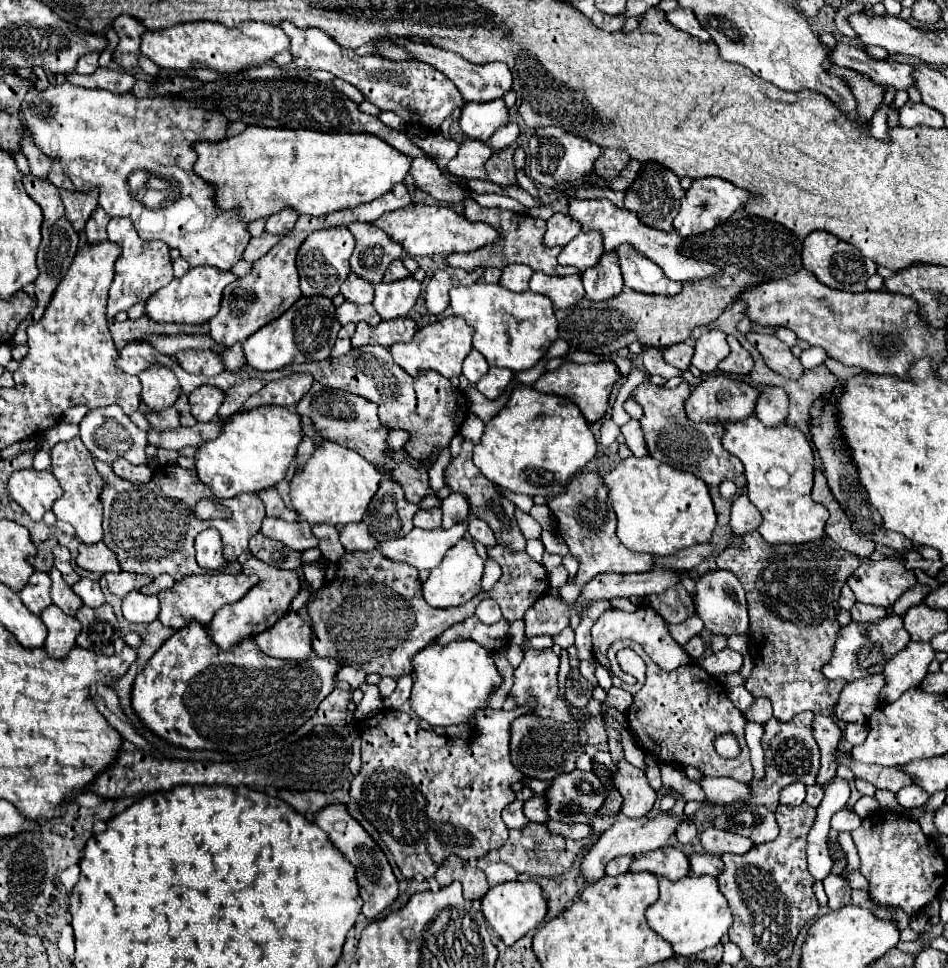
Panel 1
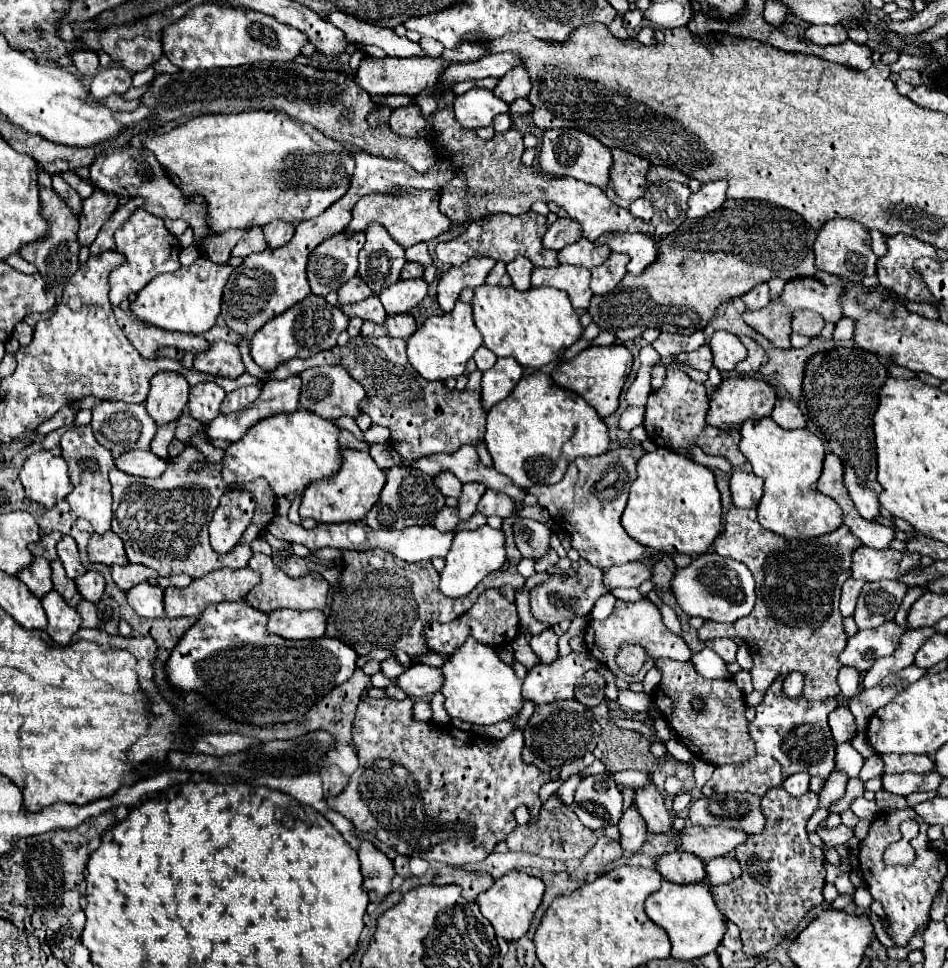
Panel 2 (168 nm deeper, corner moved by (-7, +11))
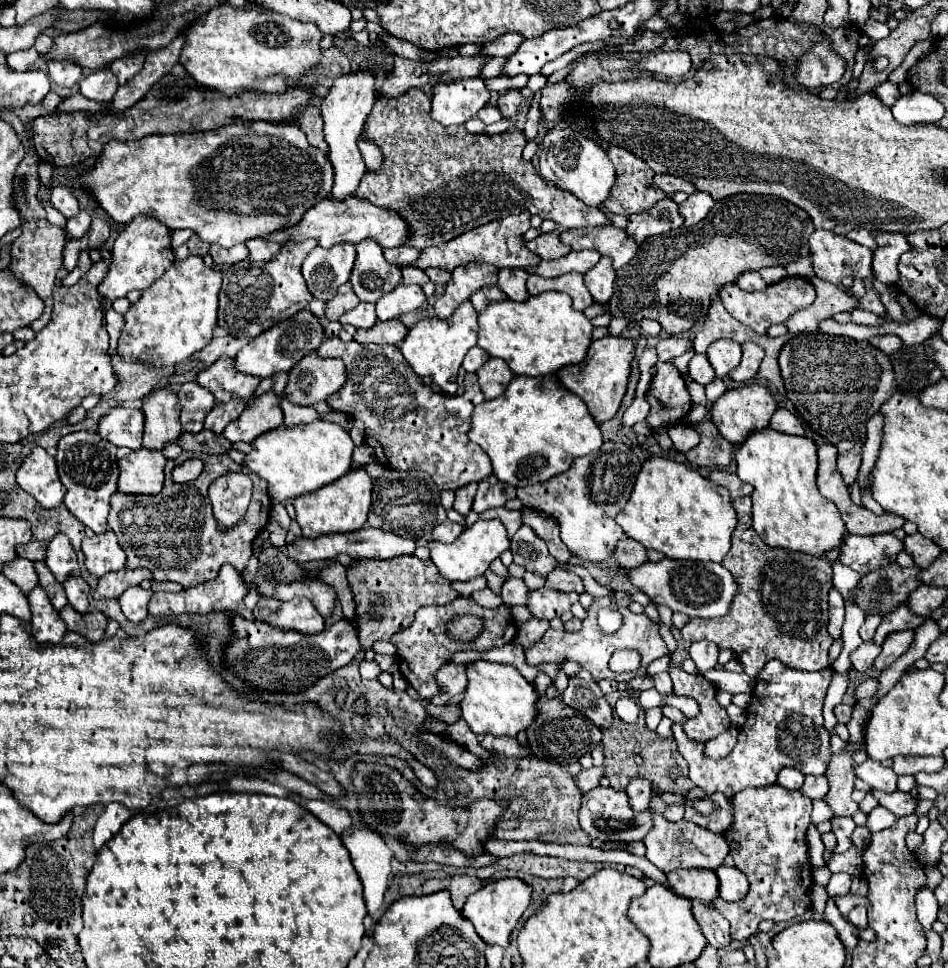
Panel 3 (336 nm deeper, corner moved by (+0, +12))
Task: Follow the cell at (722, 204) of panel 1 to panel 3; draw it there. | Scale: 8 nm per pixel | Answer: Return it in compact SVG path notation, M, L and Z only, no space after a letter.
M697 192L697 194L689 196L679 206L679 212L681 212L683 220L685 220L685 226L693 226L693 224L701 222L709 214L709 210L713 208L713 204L715 202L713 202L711 194L707 194L707 192Z

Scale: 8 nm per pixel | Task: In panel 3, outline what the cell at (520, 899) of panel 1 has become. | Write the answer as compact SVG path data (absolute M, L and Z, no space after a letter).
M503 878L489 882L477 894L469 896L461 914L473 924L475 932L481 936L485 944L499 944L503 948L509 946L509 934L517 926L519 918L531 904L531 886L519 878Z

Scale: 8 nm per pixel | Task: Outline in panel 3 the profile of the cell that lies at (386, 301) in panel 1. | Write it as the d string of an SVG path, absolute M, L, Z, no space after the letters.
M399 284L393 292L383 294L377 302L377 318L383 320L391 320L391 318L399 318L407 312L417 310L421 304L425 302L425 294L421 290L421 286L405 286Z

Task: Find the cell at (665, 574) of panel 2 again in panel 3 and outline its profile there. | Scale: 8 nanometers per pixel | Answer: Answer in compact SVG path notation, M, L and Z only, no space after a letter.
M623 536L621 542L617 542L617 550L615 550L615 560L625 568L637 568L643 562L647 562L647 550L645 546L641 546L639 542L635 542L633 538Z

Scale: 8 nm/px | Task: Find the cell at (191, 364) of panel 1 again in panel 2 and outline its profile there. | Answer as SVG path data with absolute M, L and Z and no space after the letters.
M212 343L208 351L196 353L194 369L202 373L210 373L210 375L232 377L232 379L246 371L240 351L232 343Z

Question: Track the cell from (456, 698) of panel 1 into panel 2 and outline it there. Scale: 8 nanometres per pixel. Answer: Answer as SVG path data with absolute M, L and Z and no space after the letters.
M466 639L464 645L460 645L440 669L444 675L440 693L444 695L444 709L452 719L494 725L522 709L522 681L514 675L510 665L500 661L492 647L476 643L476 639Z

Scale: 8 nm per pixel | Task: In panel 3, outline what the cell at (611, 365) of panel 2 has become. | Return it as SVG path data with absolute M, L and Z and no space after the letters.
M607 336L601 340L595 340L587 352L587 358L577 364L577 366L567 366L561 372L557 372L561 384L577 394L583 402L587 402L587 408L591 412L591 416L595 418L597 424L611 420L619 406L621 400L627 392L627 382L629 382L629 374L631 374L631 360L635 356L635 348L633 342L629 338L623 336Z

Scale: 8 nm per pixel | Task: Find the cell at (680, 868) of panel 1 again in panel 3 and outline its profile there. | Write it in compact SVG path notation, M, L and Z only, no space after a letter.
M673 870L667 874L667 878L675 894L679 896L685 896L689 900L699 898L707 904L711 904L713 898L717 898L719 882L717 874L711 870Z

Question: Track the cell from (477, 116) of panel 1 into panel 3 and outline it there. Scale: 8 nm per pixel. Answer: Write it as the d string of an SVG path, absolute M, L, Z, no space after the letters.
M469 78L453 84L435 84L431 96L431 118L443 126L465 124L489 102L483 78Z

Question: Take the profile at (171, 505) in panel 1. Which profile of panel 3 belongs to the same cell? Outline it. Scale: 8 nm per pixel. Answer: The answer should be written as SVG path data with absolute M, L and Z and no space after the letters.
M183 452L177 460L169 460L167 466L165 466L165 486L163 486L163 492L157 494L157 496L135 496L135 494L121 494L121 492L113 494L111 514L109 514L109 528L117 534L119 544L121 544L121 548L127 554L127 568L131 568L131 570L133 568L149 568L153 572L155 580L159 580L159 582L177 582L183 588L193 588L193 586L197 586L201 582L213 580L223 564L231 564L239 572L245 570L249 558L253 556L253 548L251 548L253 540L265 528L265 524L269 520L271 504L269 504L269 498L267 498L267 482L261 480L257 474L251 474L255 490L253 490L253 498L251 498L251 504L247 508L247 514L235 526L231 526L227 530L221 530L217 526L217 520L211 514L211 502L209 502L209 496L207 496L207 488L221 474L227 474L227 472L245 472L245 474L249 474L249 470L247 470L247 466L233 462L227 454L219 454L219 456L203 454L203 474L197 480L187 482L187 484L173 482L171 470L177 464L185 462L185 460L199 458L199 456L201 454Z

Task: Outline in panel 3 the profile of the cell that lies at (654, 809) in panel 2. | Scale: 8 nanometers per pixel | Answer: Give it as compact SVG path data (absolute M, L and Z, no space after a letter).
M653 812L653 828L645 836L643 844L647 846L645 858L649 862L653 862L657 868L661 868L665 874L671 870L677 870L677 868L717 870L729 854L729 846L719 834L713 834L711 830L705 830L705 828L701 828L693 822L687 822L687 820L669 822L657 812Z

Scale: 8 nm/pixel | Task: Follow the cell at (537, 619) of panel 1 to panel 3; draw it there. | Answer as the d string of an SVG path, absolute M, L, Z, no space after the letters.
M539 588L539 590L531 590L529 610L537 618L551 620L555 616L561 616L565 610L569 610L577 600L579 600L577 592L565 594L565 592L559 592L559 590Z

